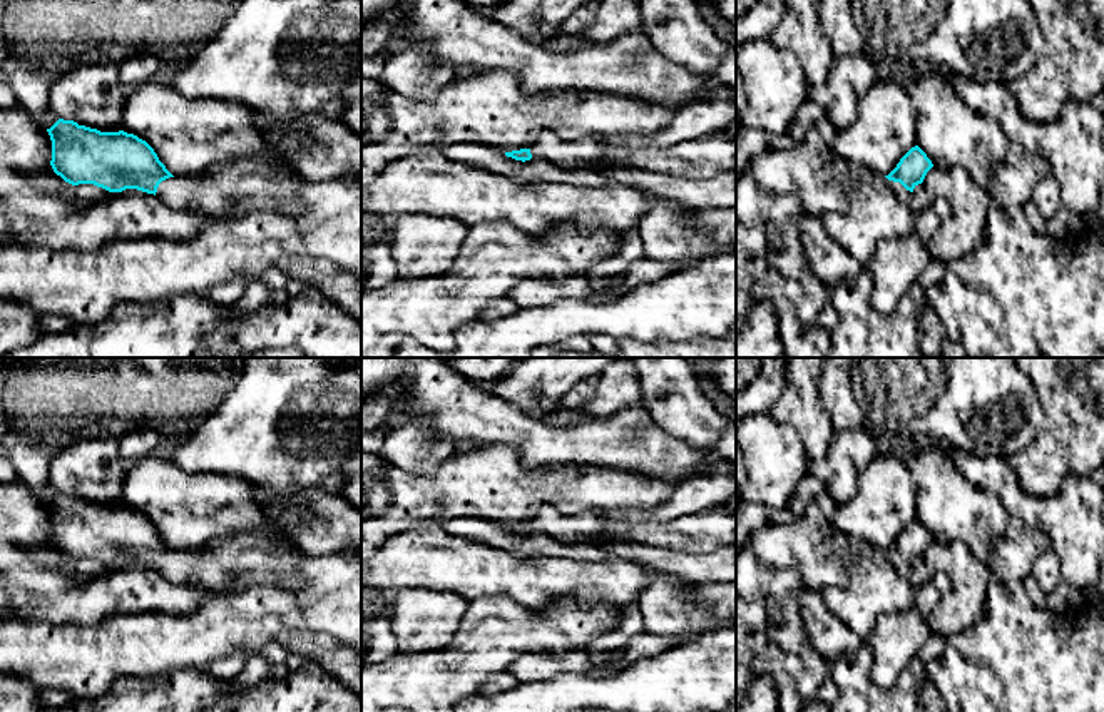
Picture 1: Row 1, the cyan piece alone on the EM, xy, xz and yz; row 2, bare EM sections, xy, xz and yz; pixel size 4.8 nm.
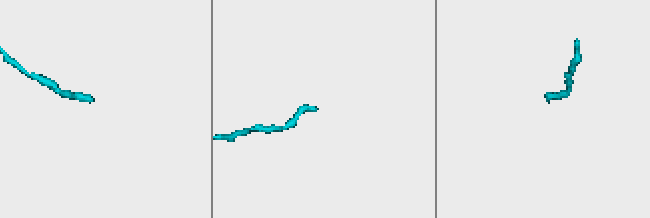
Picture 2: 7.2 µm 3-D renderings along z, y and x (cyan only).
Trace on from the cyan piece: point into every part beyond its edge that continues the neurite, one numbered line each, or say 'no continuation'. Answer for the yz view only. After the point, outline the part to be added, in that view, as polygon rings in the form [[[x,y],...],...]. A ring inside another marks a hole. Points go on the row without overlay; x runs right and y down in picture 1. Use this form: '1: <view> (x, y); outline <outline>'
1: yz (897, 564); outline [[[887,552],[883,553],[887,563],[903,578],[908,578],[912,567],[907,565],[900,557],[888,555]]]

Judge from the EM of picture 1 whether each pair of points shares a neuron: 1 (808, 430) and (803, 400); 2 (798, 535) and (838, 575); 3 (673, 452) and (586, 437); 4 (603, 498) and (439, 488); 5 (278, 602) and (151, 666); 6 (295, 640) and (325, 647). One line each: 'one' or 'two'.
1: one
2: one
3: one
4: one
5: one
6: one

